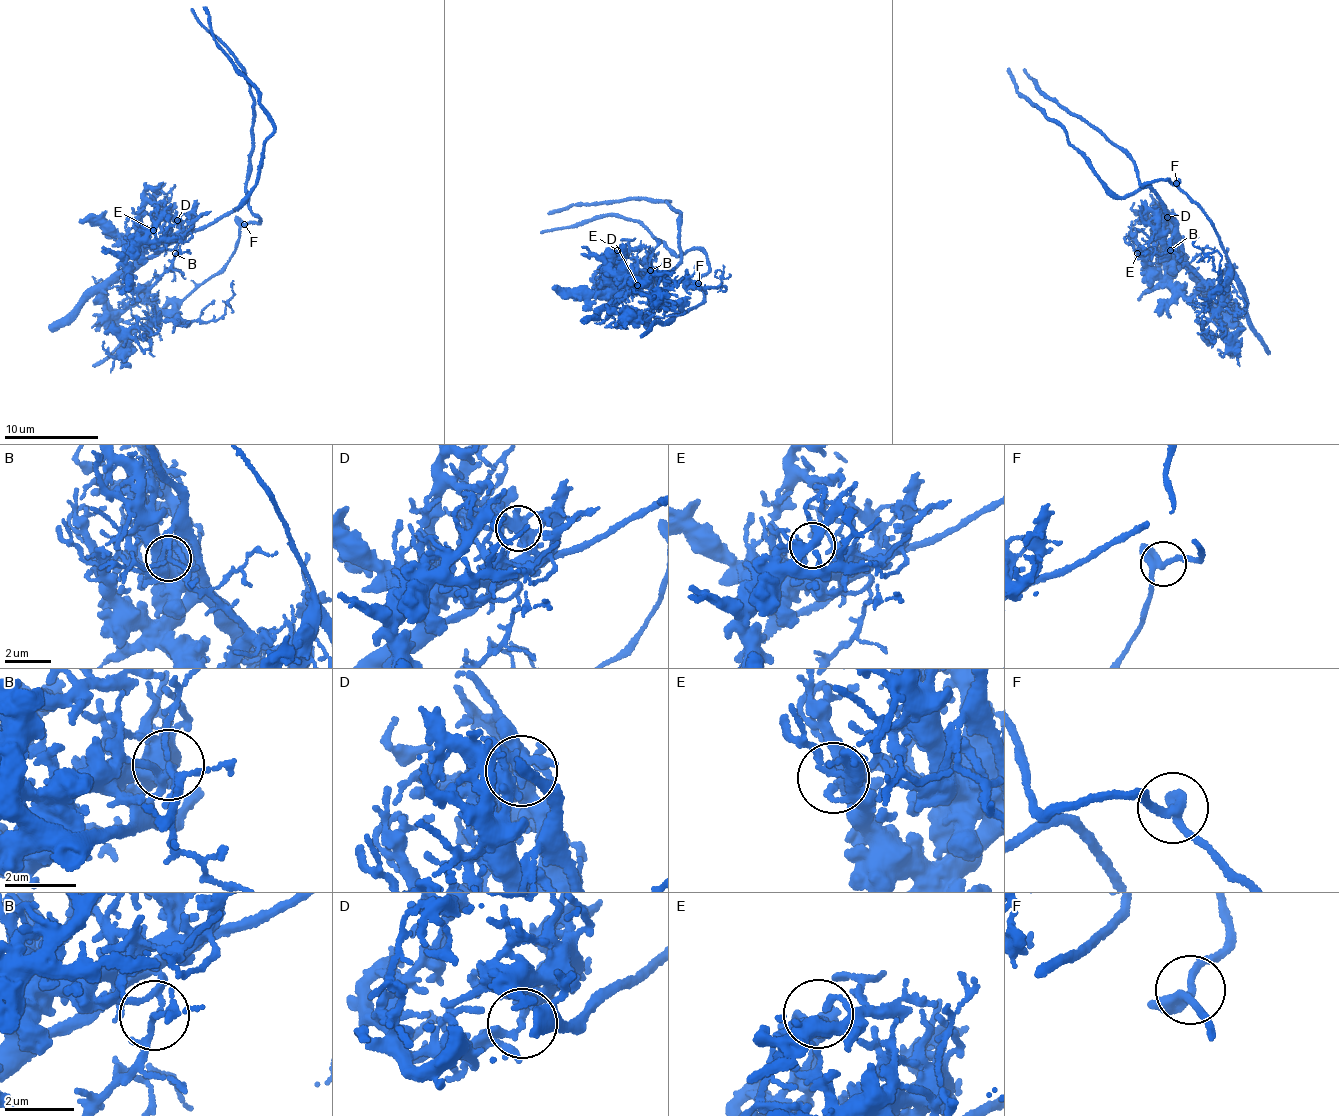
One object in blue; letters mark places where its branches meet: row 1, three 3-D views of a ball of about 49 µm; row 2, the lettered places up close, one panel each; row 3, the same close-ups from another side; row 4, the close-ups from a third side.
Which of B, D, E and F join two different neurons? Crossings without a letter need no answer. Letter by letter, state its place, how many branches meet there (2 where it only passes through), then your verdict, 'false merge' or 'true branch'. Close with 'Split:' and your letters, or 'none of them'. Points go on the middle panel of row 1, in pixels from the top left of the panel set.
B: place (650, 270); branches 5; false merge
D: place (637, 285); branches 4; true branch
E: place (617, 250); branches 5; true branch
F: place (698, 283); branches 3; true branch
Split: B

